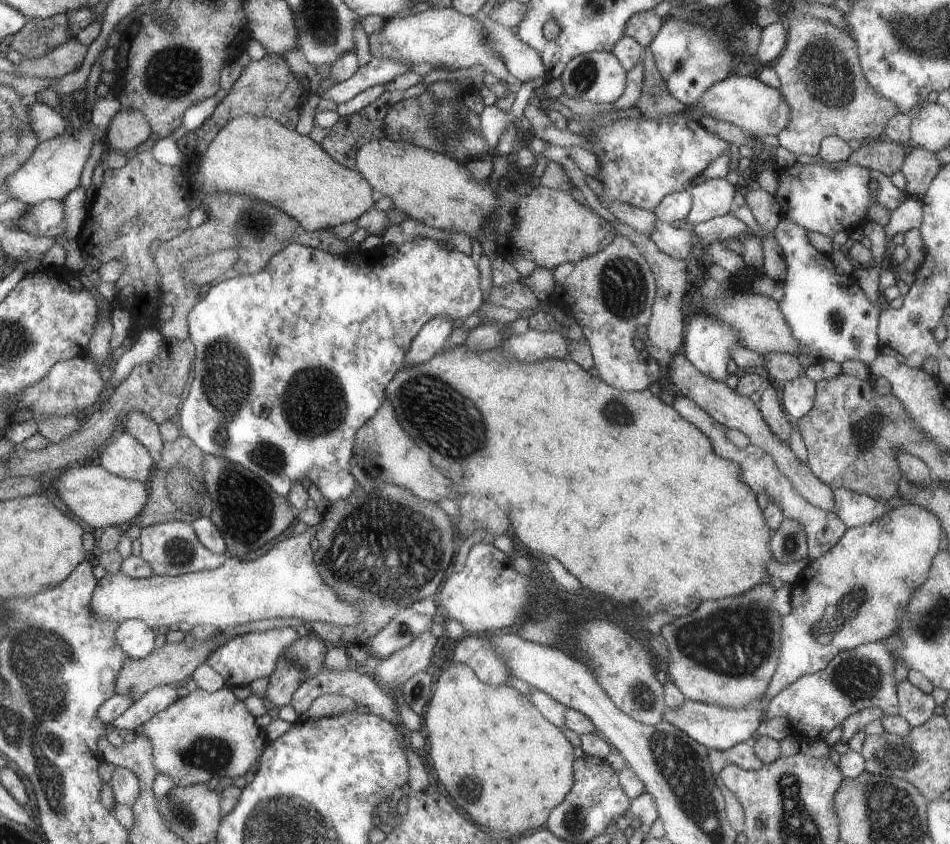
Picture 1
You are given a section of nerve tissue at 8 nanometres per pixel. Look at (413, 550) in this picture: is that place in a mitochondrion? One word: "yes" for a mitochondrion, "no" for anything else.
yes

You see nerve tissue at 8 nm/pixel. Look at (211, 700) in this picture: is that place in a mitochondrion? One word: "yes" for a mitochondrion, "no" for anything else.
no

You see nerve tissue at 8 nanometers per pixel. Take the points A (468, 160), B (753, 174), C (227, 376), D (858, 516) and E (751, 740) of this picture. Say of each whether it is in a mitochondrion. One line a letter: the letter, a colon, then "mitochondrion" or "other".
A: other
B: other
C: mitochondrion
D: other
E: other

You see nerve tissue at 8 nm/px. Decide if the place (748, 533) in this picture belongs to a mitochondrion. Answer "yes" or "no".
no

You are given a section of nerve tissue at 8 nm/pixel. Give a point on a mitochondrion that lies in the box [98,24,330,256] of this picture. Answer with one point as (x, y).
(173, 73)

